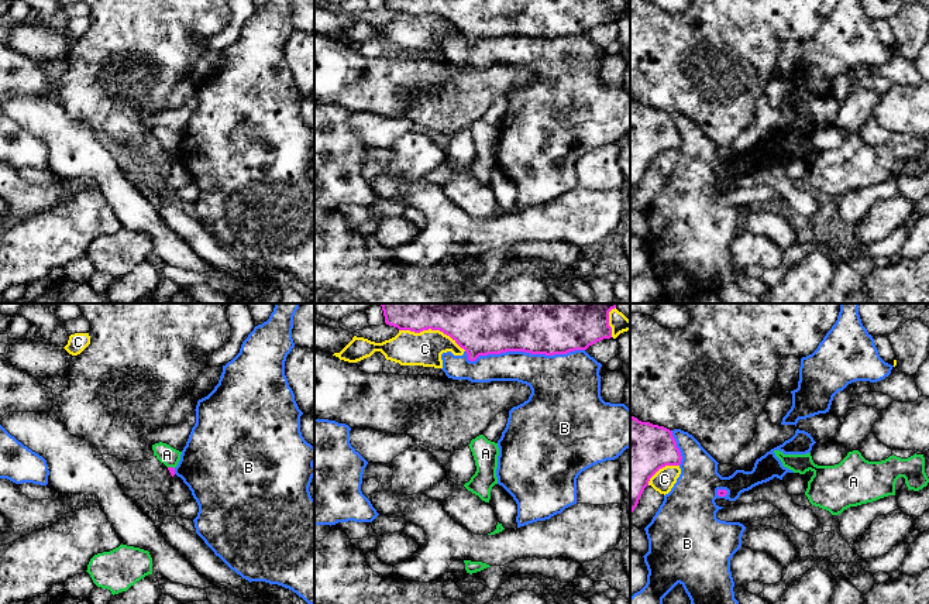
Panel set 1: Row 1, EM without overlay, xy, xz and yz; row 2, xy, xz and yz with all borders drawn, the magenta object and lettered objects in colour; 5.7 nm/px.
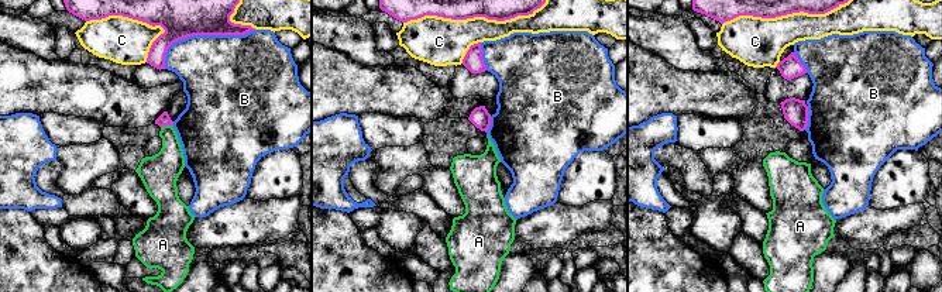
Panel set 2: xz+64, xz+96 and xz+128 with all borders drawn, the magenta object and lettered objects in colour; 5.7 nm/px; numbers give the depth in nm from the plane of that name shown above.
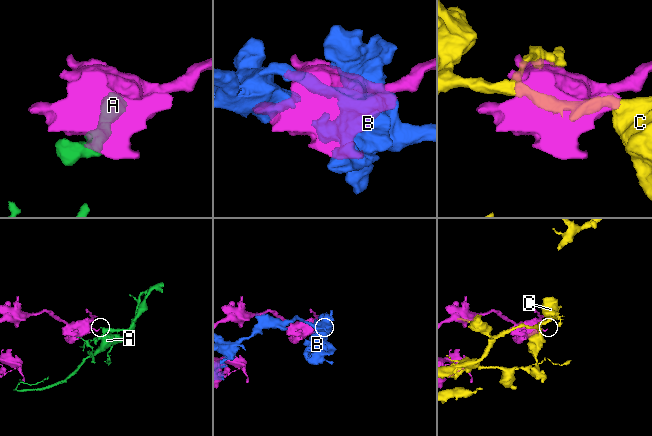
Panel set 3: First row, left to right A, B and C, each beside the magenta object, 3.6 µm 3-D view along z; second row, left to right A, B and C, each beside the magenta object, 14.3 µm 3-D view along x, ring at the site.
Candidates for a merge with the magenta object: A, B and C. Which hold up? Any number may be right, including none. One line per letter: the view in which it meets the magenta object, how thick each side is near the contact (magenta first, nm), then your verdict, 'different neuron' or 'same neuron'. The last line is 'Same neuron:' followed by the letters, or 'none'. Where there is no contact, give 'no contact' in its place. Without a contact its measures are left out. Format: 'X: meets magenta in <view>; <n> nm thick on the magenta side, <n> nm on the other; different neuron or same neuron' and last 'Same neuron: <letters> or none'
A: meets magenta in xy; 30 nm thick on the magenta side, 110 nm on the other; different neuron
B: meets magenta in xz; 220 nm thick on the magenta side, 280 nm on the other; different neuron
C: meets magenta in xz; 220 nm thick on the magenta side, 190 nm on the other; different neuron
Same neuron: none

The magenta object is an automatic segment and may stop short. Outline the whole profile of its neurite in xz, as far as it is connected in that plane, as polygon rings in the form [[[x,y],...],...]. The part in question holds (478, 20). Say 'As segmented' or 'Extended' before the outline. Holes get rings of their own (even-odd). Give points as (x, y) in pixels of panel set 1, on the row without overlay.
As segmented. [[[385,0],[385,7],[414,17],[440,14],[467,35],[469,45],[506,35],[567,38],[612,21],[609,0]]]

